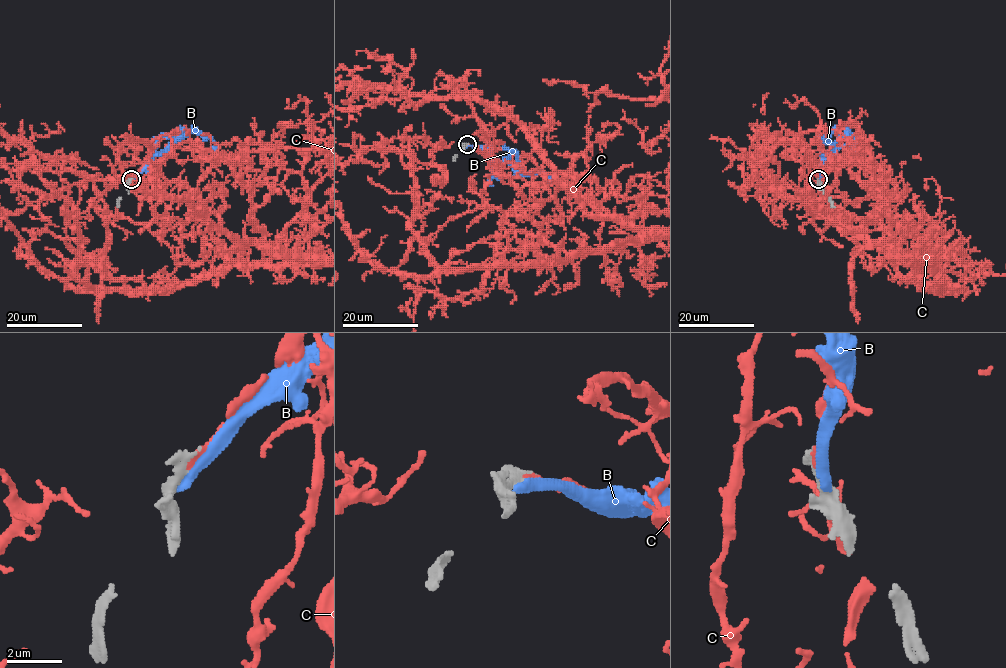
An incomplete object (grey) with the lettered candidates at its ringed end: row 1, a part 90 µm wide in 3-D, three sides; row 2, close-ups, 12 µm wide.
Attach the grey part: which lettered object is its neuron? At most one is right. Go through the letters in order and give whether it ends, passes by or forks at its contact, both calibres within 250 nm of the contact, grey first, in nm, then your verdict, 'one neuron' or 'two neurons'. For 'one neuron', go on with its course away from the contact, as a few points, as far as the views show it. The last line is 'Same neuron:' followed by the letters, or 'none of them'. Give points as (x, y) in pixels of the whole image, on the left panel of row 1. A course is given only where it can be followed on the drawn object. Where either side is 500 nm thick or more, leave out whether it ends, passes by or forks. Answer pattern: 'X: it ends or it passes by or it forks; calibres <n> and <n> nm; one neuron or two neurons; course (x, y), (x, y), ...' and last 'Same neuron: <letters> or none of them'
B: it ends; calibres 320 and 440 nm; two neurons
C: it ends; calibres 360 and 280 nm; one neuron
Same neuron: C

